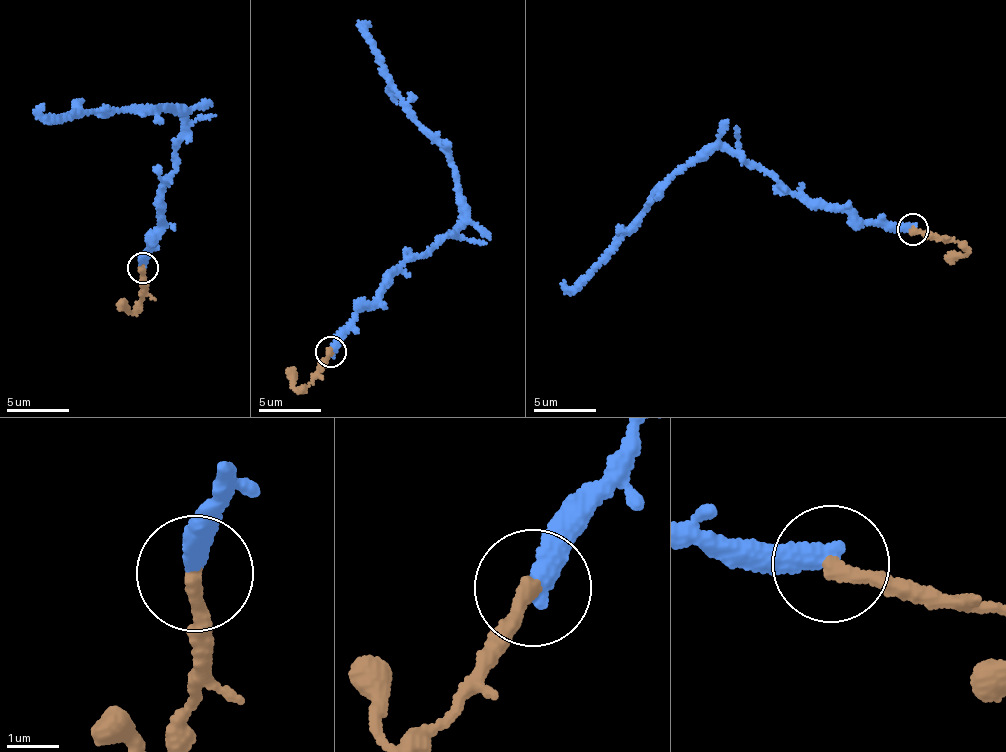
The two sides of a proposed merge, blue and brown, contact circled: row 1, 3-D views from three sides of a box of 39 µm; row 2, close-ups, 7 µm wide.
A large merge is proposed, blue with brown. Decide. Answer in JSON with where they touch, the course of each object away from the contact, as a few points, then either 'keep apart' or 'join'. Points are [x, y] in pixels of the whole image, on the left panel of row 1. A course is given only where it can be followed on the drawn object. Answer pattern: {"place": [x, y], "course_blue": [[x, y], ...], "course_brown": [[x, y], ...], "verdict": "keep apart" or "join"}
{"place": [142, 268], "course_blue": [[140, 269], [159, 225], [157, 202], [175, 162], [181, 113], [158, 106], [56, 117], [42, 114], [43, 104]], "course_brown": [[143, 269], [146, 291], [139, 304], [130, 312], [117, 305]], "verdict": "join"}

